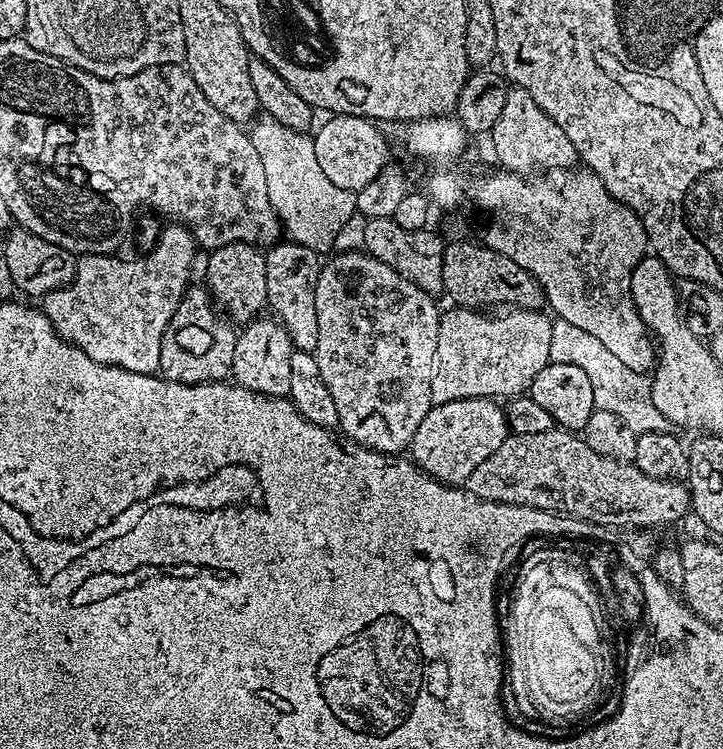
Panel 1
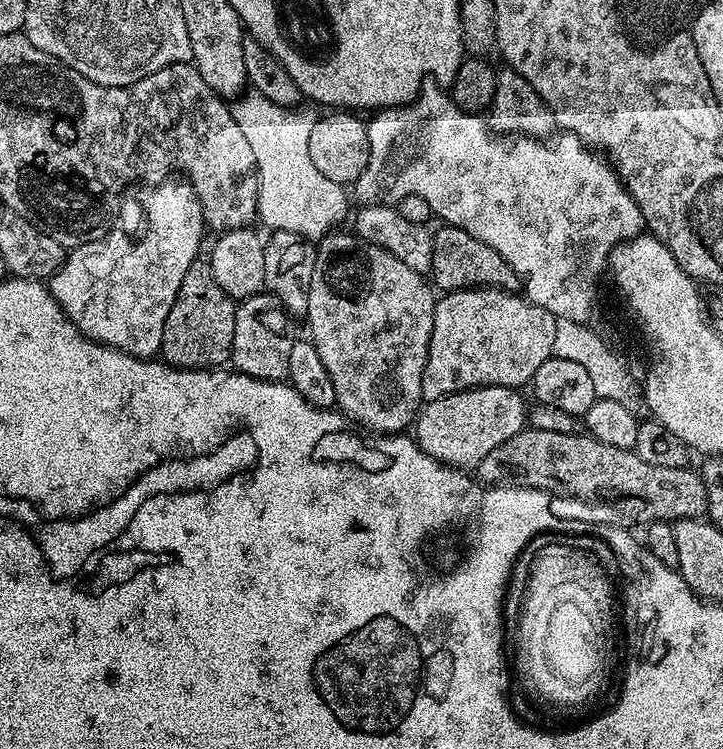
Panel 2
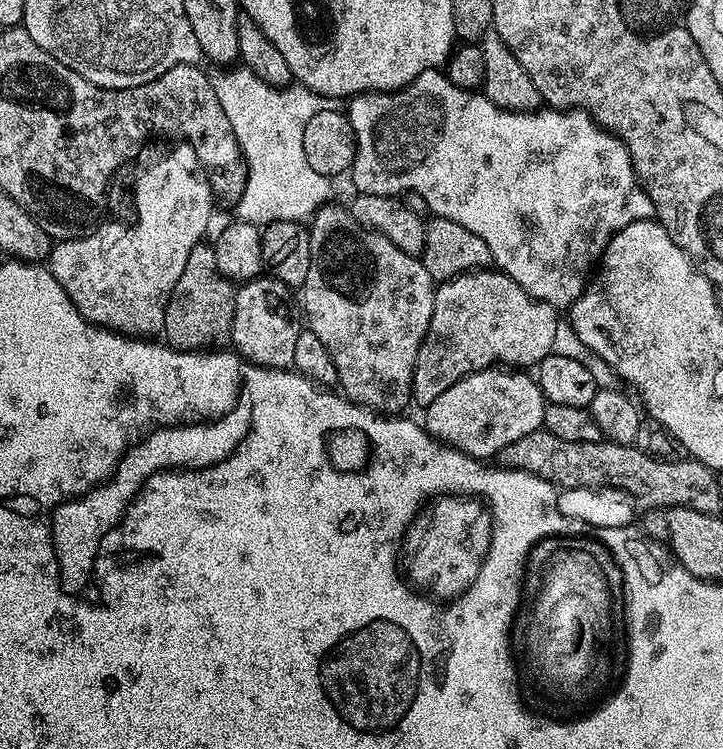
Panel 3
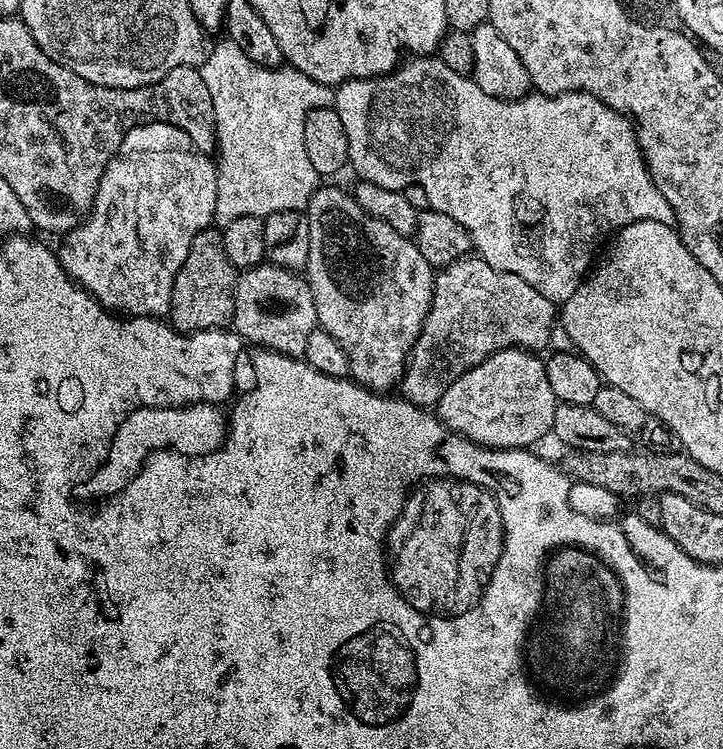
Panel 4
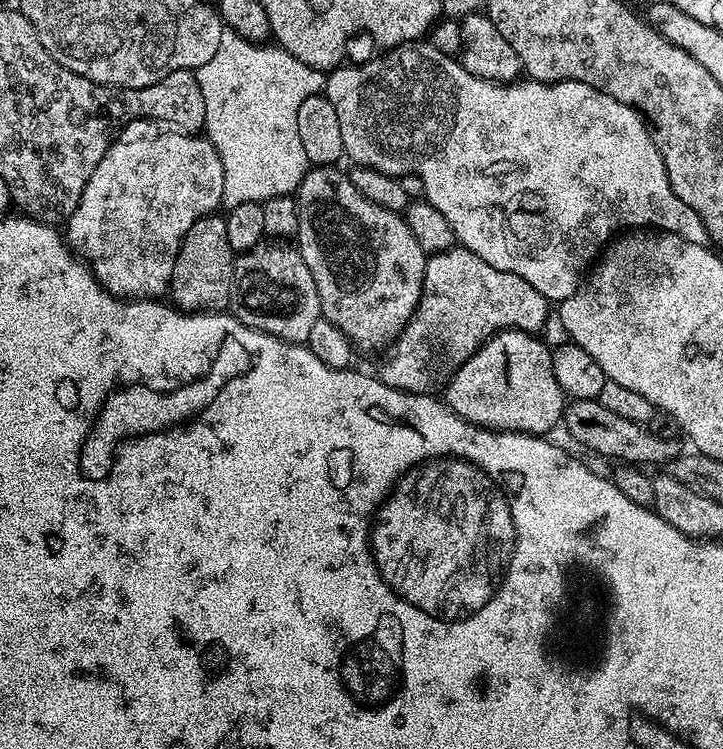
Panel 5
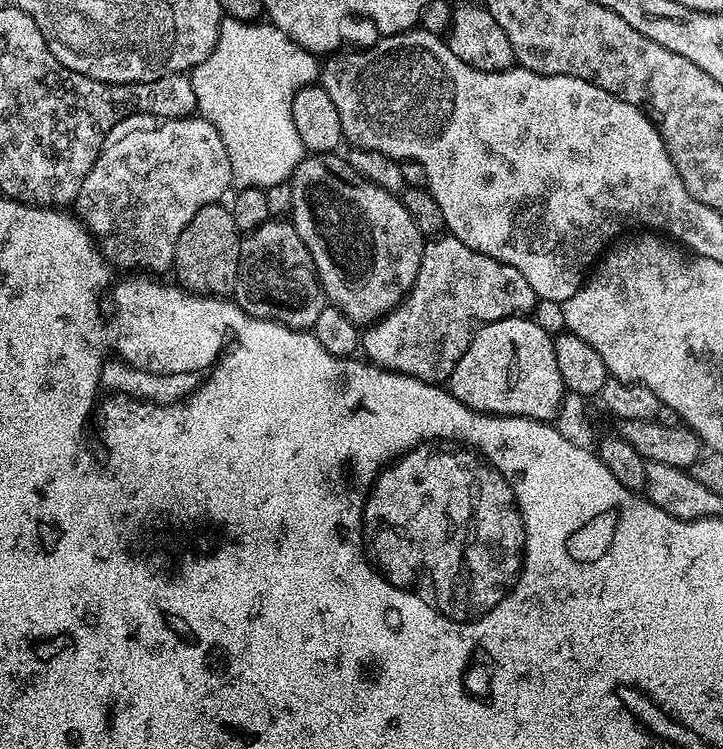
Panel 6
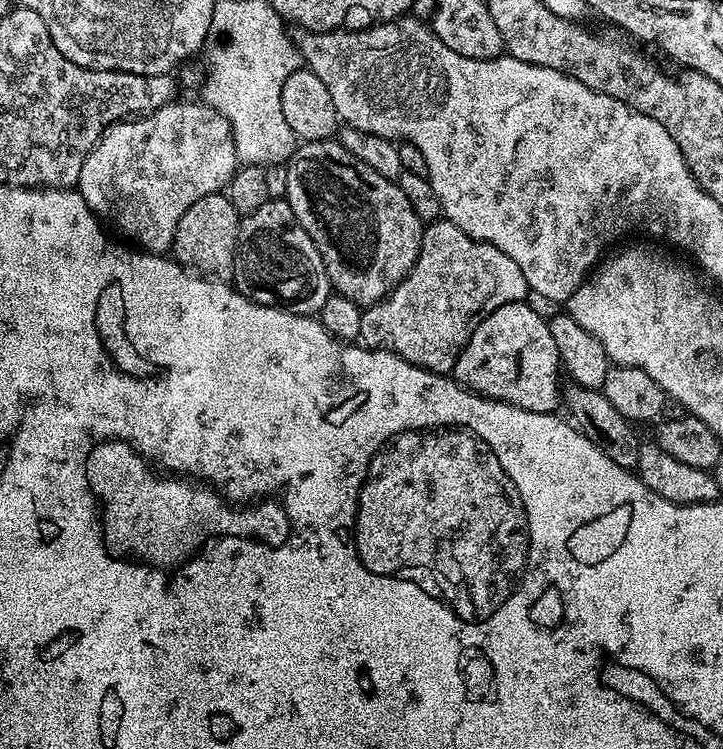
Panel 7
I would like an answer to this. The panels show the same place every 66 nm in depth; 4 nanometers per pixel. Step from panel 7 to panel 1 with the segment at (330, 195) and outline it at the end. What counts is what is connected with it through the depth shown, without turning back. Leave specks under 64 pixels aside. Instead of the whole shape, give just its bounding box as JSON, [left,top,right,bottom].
[314,250,442,454]

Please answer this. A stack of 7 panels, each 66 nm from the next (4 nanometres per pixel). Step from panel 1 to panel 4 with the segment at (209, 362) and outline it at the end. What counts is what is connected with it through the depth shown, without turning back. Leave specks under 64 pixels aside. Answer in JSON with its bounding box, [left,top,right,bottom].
[168,226,238,334]

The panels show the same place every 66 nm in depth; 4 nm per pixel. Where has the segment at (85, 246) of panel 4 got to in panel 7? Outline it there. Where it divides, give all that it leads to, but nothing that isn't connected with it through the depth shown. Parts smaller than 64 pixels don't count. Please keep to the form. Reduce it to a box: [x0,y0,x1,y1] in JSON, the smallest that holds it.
[78,102,238,253]

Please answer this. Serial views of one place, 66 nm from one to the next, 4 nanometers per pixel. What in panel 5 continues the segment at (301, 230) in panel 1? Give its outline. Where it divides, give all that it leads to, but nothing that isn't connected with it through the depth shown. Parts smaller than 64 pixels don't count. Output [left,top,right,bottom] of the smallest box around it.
[195,30,325,208]

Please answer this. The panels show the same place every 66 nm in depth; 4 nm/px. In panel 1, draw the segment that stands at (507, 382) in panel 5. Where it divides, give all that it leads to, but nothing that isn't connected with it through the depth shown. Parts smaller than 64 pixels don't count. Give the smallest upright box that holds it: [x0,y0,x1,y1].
[410,398,510,486]

